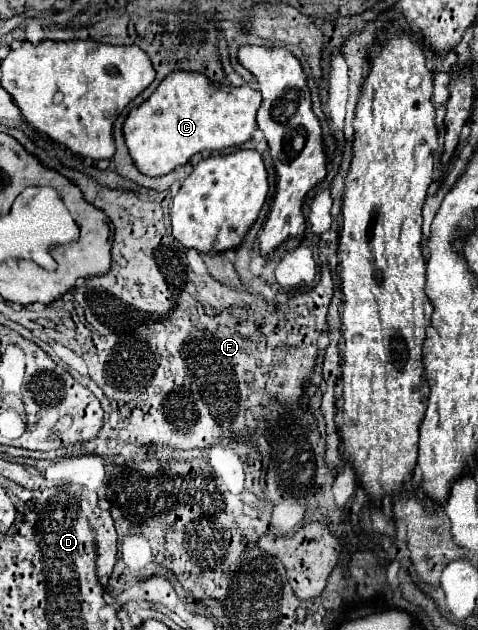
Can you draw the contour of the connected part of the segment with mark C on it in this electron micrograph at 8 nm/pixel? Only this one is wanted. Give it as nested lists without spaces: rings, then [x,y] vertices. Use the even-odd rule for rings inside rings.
[[[171,72],[155,88],[149,100],[145,100],[141,106],[133,108],[127,114],[123,122],[123,136],[125,136],[129,156],[133,158],[133,164],[141,174],[157,178],[173,172],[177,166],[187,164],[189,158],[197,152],[241,146],[253,136],[257,128],[255,114],[259,110],[259,104],[261,104],[261,92],[249,86],[233,88],[229,84],[213,84],[207,76],[201,76],[199,72]]]

